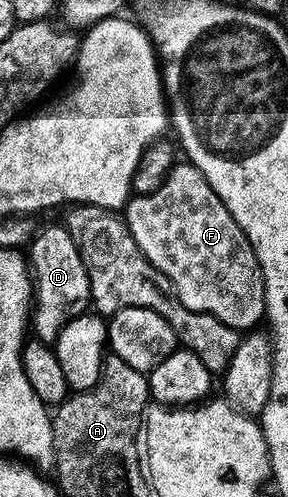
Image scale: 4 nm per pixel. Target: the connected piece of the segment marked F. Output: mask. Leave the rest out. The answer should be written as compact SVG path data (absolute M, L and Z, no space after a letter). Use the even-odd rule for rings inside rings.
M181 161L176 164L166 176L165 180L159 189L155 190L150 195L138 195L130 198L127 206L124 208L123 216L124 226L127 228L129 236L133 238L135 245L139 247L142 254L145 255L147 262L152 265L154 272L158 276L166 275L169 278L168 286L171 288L172 294L175 296L178 303L182 303L189 311L194 311L200 315L210 315L219 321L223 321L223 325L227 325L231 329L242 333L252 332L254 329L266 322L265 314L265 278L261 272L261 266L257 264L257 256L253 253L253 248L249 246L245 234L241 232L241 227L231 217L231 213L227 209L227 205L217 196L215 189L211 189L211 185L203 173L199 173L199 169L195 169L192 163Z

